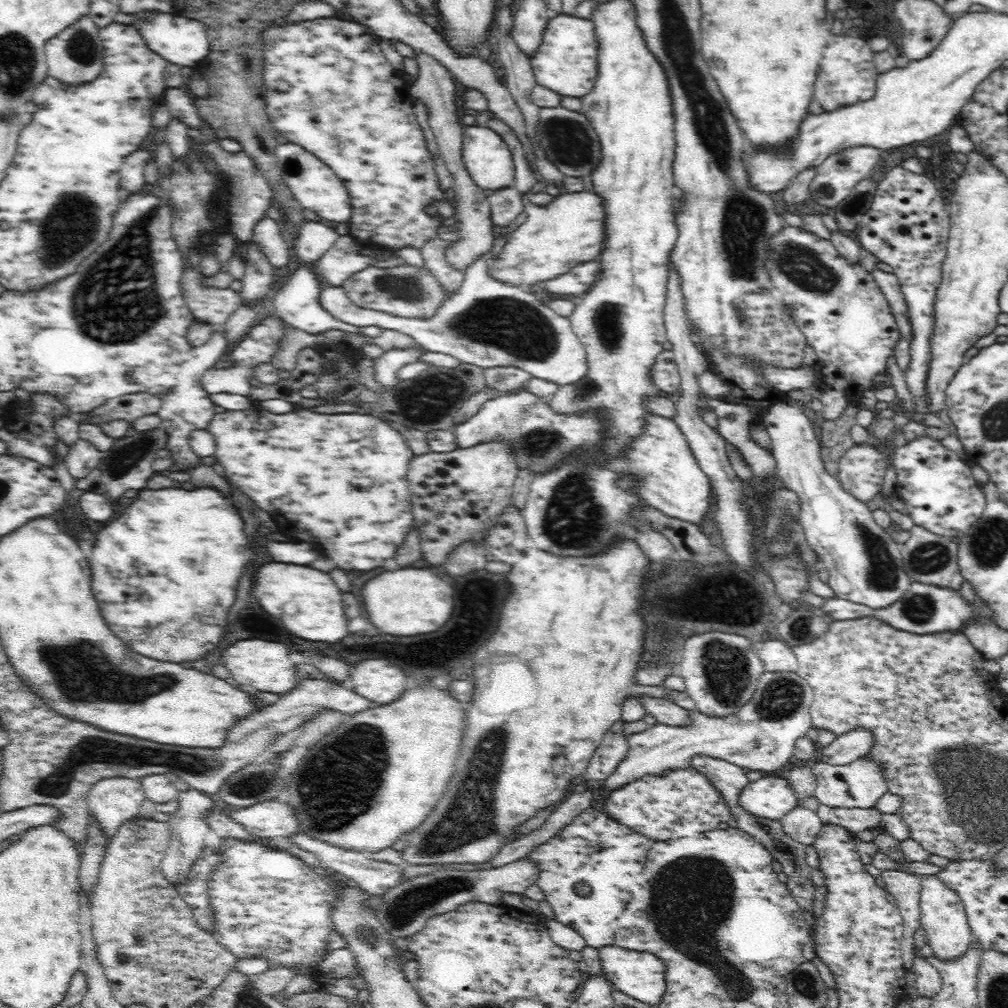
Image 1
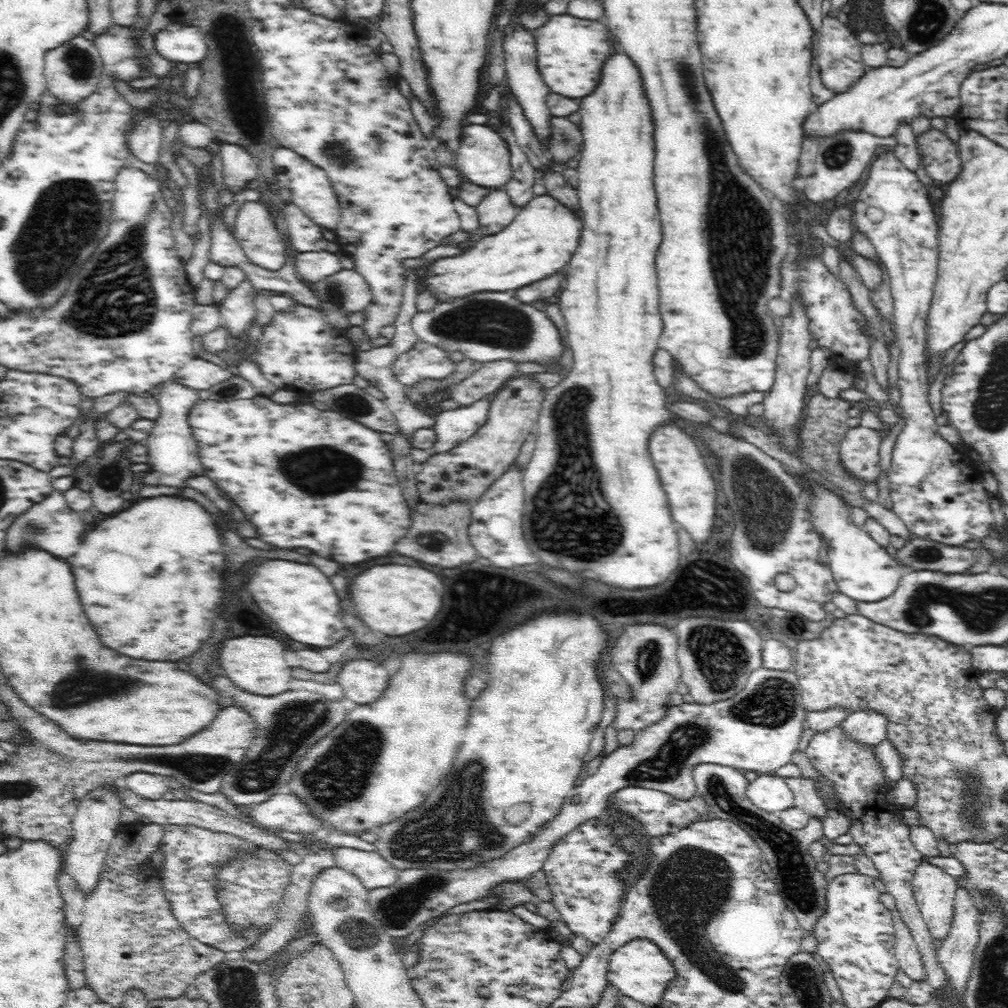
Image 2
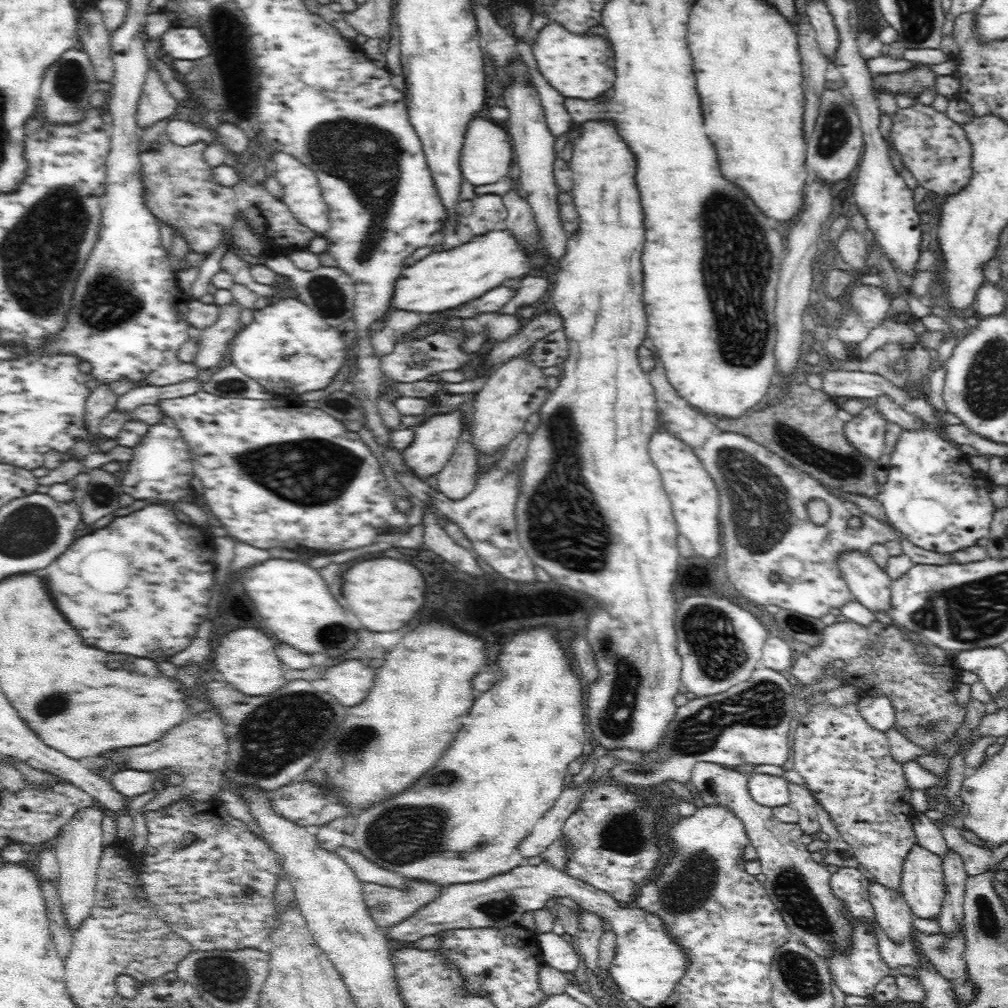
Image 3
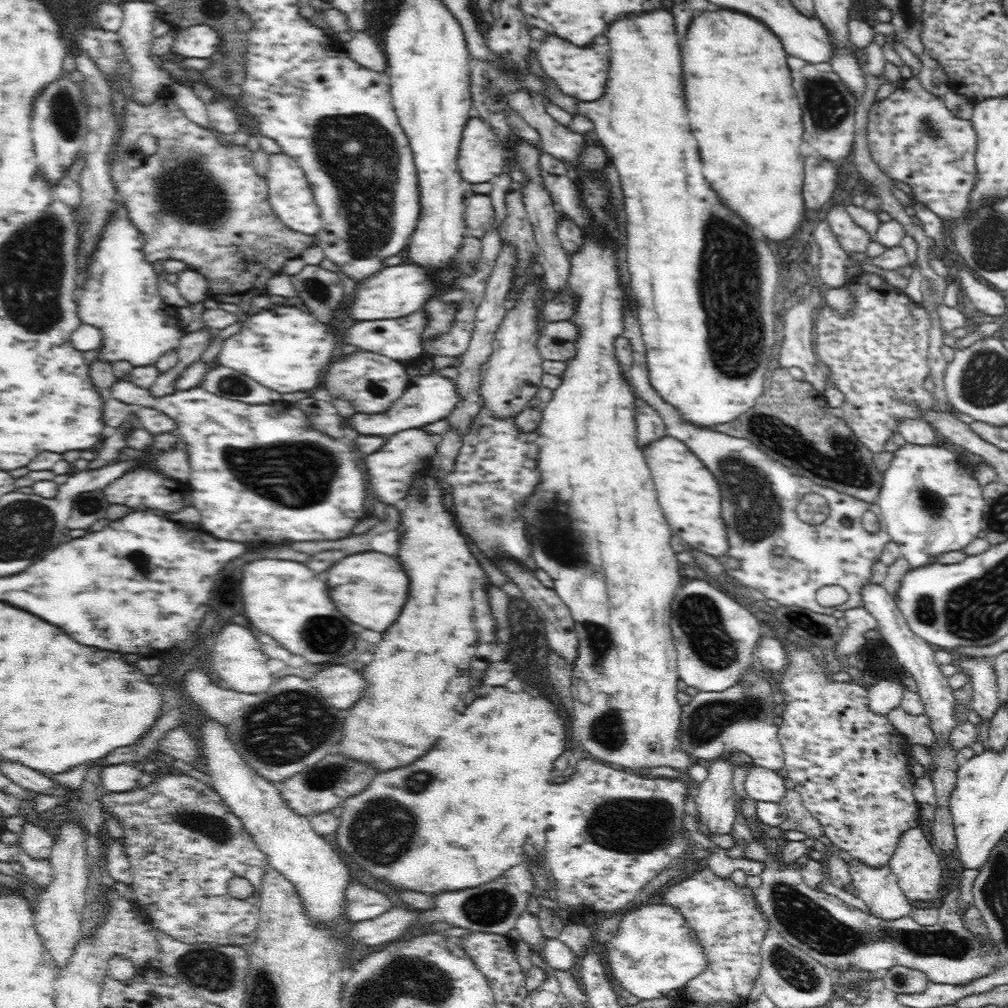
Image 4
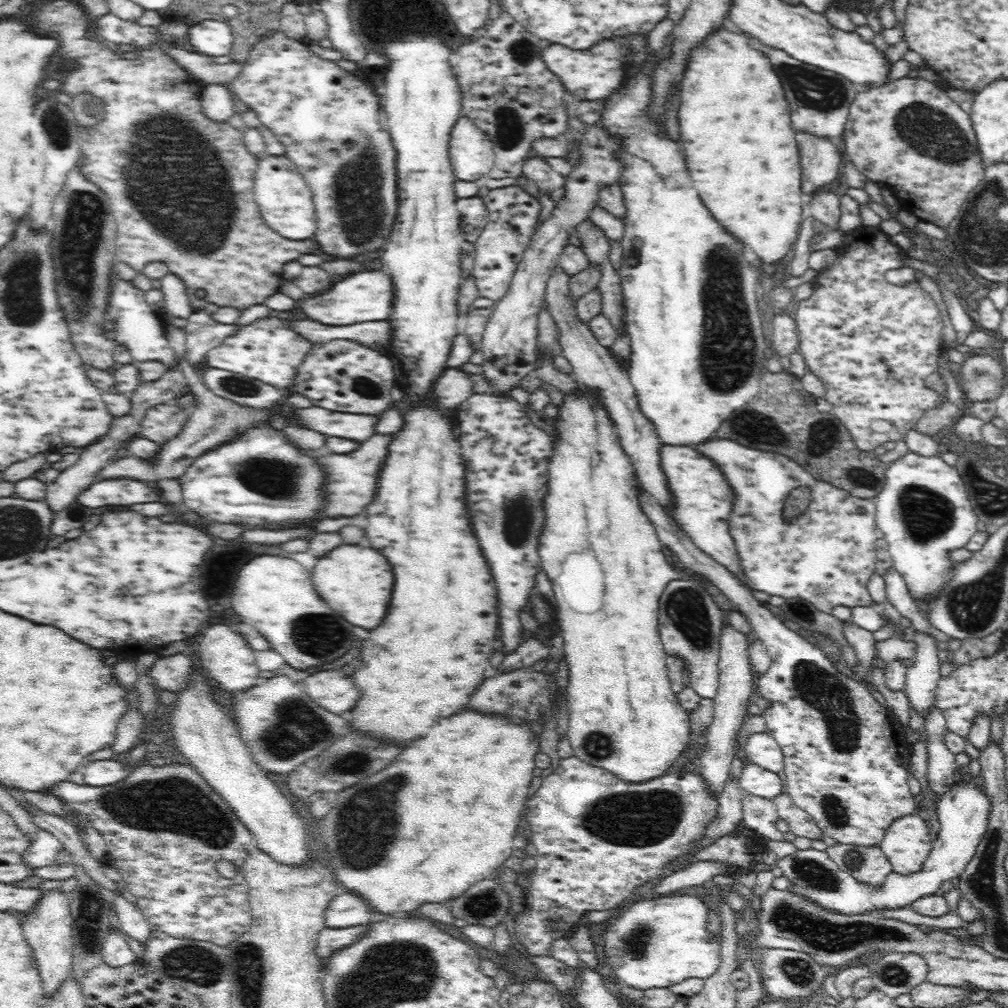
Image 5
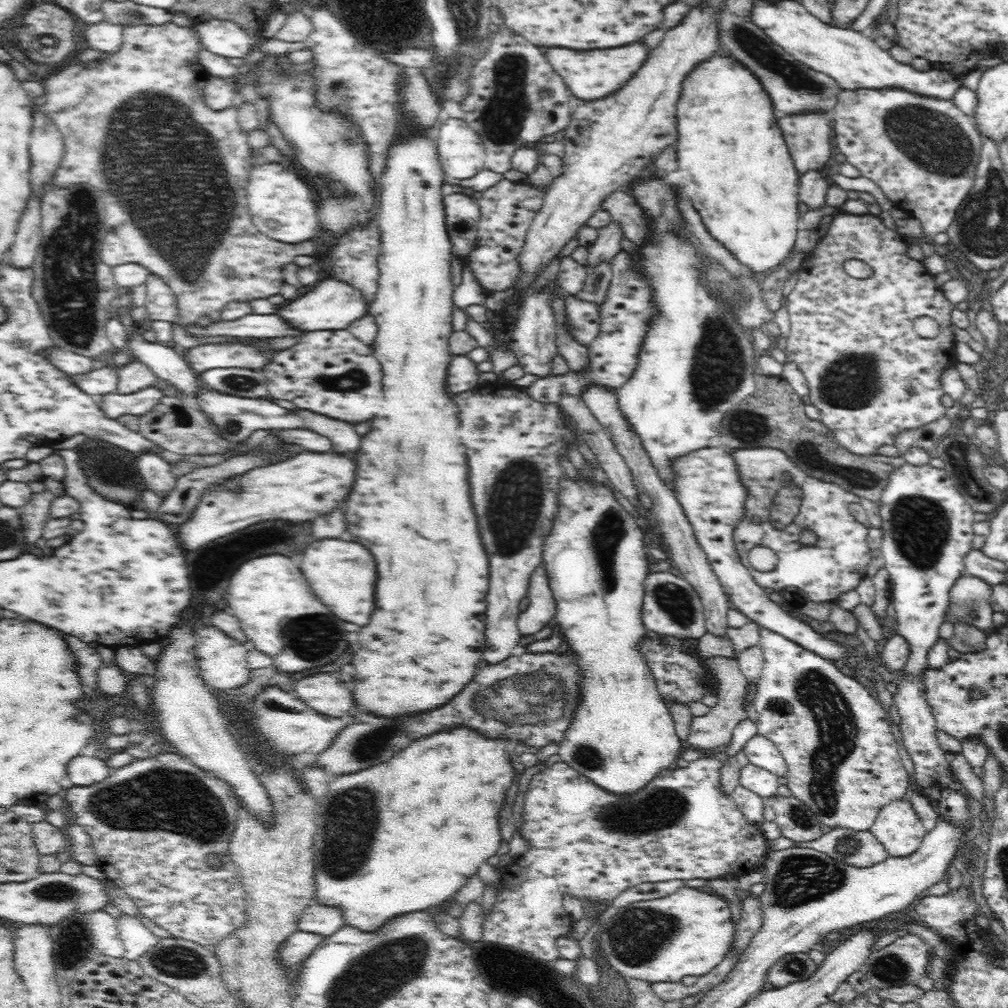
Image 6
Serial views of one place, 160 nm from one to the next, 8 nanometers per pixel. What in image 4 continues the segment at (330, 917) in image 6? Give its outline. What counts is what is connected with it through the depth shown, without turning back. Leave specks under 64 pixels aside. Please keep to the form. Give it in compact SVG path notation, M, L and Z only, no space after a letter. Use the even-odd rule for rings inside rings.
M354 883L346 889L347 916L353 922L367 921L395 909L388 895L363 883Z

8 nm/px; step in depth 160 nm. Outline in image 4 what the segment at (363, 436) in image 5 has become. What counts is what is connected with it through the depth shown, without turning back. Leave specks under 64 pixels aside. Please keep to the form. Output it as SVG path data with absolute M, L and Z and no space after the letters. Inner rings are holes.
M435 372L433 375L414 377L410 386L395 400L385 413L357 413L352 419L352 426L361 435L388 436L409 428L423 428L431 423L446 419L458 404L458 391L454 380L448 379Z

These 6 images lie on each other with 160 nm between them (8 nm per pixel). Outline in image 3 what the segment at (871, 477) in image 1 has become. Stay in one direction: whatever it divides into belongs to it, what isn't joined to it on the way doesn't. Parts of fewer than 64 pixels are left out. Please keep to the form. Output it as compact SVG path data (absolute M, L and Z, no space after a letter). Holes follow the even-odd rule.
M864 410L860 416L845 423L844 433L852 447L871 461L884 454L884 436L886 436L886 418L878 410Z

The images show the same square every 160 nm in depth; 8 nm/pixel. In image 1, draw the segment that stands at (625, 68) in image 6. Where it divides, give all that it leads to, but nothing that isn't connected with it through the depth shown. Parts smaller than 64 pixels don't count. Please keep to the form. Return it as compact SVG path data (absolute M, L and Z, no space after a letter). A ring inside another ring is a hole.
M562 13L554 15L546 25L542 42L530 56L531 67L538 85L550 88L561 96L581 98L594 88L598 41L595 24L590 19Z

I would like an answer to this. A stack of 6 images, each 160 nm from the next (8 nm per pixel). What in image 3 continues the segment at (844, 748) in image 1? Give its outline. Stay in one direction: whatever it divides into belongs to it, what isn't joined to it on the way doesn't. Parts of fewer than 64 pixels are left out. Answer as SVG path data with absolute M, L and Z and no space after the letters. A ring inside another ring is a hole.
M863 696L857 703L860 715L867 720L876 731L885 732L892 730L895 722L895 710L890 698L876 696L876 698Z

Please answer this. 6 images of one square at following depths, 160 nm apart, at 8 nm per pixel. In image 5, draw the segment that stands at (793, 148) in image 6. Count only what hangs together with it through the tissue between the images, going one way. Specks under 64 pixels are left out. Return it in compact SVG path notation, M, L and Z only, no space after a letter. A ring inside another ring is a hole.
M796 133L805 199L839 178L843 157L834 142L813 133Z

